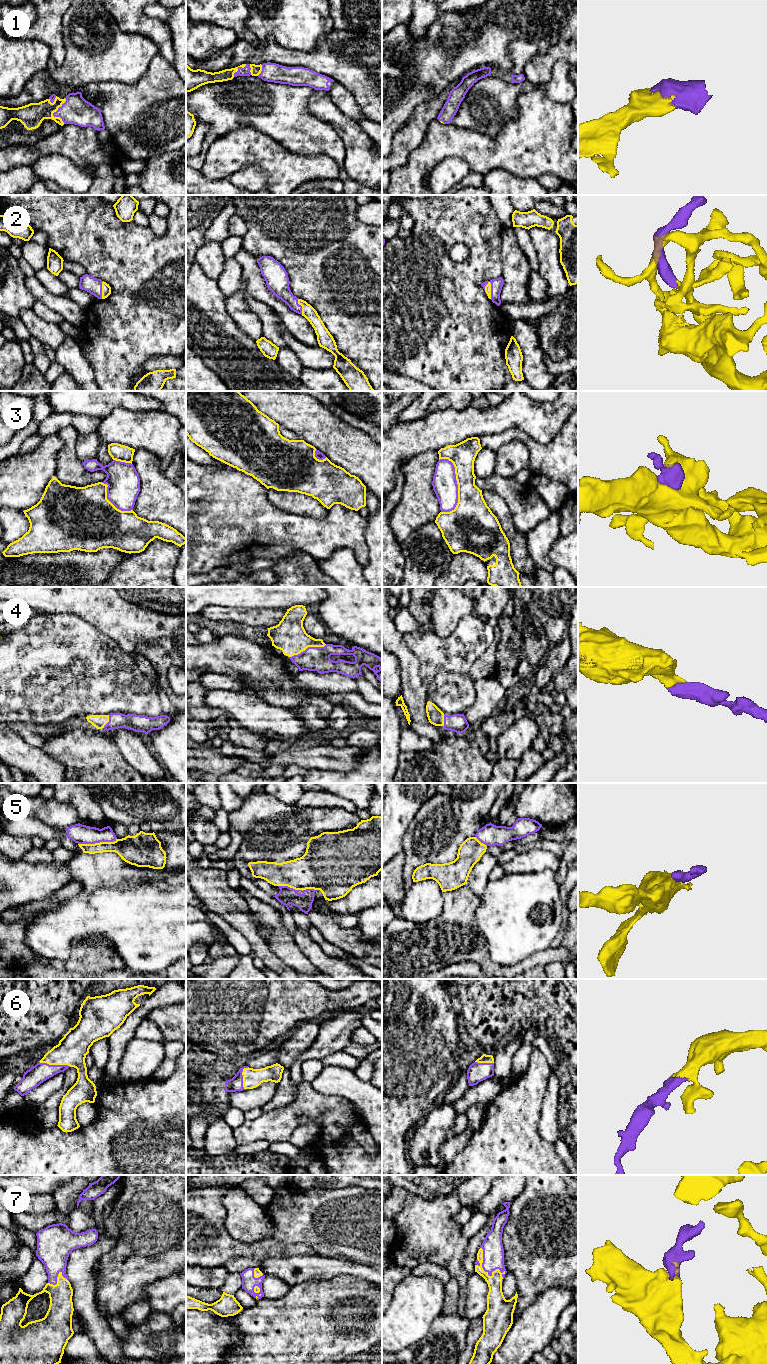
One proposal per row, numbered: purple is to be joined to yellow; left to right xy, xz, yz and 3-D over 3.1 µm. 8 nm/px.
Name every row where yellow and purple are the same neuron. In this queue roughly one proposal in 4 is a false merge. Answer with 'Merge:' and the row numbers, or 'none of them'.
Merge: 1, 2, 4, 6, 7

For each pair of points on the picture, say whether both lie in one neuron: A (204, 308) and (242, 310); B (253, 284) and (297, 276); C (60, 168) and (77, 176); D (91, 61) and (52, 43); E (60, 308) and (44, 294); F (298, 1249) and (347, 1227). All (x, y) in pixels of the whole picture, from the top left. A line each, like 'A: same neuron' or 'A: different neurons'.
A: different neurons
B: different neurons
C: same neuron
D: different neurons
E: same neuron
F: different neurons

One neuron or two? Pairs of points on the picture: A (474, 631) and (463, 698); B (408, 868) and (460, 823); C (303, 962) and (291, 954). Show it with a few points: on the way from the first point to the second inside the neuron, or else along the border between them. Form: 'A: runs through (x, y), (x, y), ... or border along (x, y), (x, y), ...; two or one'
A: runs through (461, 648), (459, 656), (459, 681); one
B: runs through (419, 855), (447, 828); one
C: runs through (300, 962), (294, 957); one

